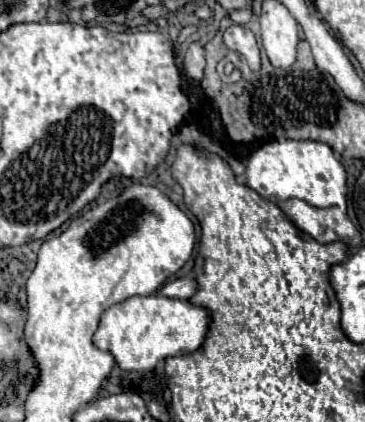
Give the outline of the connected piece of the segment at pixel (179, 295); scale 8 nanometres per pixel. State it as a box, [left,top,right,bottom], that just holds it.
[159,278,197,300]

